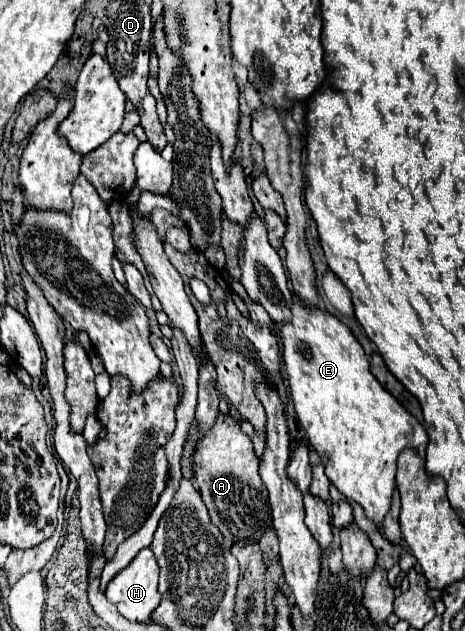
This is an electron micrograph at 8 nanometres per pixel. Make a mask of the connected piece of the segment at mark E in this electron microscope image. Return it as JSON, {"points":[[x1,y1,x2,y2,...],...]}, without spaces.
{"points":[[293,298,293,318,279,328,279,338,283,344,283,366,295,412,311,446,323,458,327,478,339,488,341,494,363,506,365,516,373,520,375,526,381,526,391,508,397,458,405,448,413,448,423,456,423,448,419,446,429,444,425,428,377,382,377,378,369,372,369,360,363,352,363,346,357,342,351,330,329,312,317,308,307,310,303,304,299,304,299,298]]}

